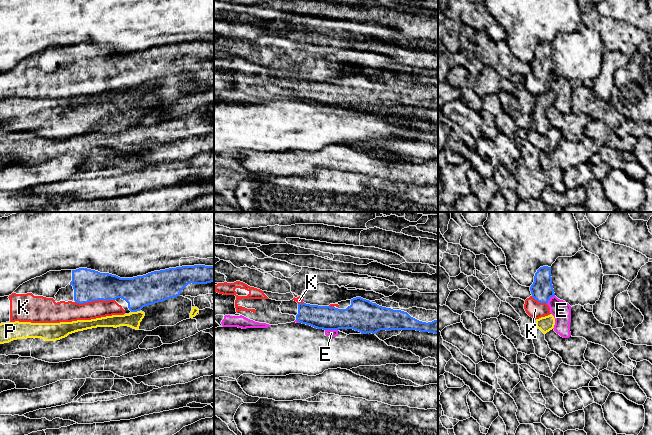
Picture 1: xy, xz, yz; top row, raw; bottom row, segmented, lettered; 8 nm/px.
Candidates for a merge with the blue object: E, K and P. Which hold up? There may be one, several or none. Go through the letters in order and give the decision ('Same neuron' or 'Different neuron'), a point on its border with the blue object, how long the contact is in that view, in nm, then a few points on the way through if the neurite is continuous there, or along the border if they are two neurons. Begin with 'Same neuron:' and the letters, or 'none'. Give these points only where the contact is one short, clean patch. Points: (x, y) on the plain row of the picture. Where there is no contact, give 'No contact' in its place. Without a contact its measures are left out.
Same neuron: K
E: Different neuron. Touches blue at xz (331, 105). Shared border 100 nm. Boundary: xz (325, 105), (337, 106)
K: Same neuron. Touches blue at xy (94, 76). Shared border 320 nm. Path across: xy (89, 61), (94, 68), (94, 76), (82, 85), (69, 87)
P: Different neuron. Touches blue at xy (135, 87). Shared border 70 nm. Boundary: xy (139, 86), (131, 88)

